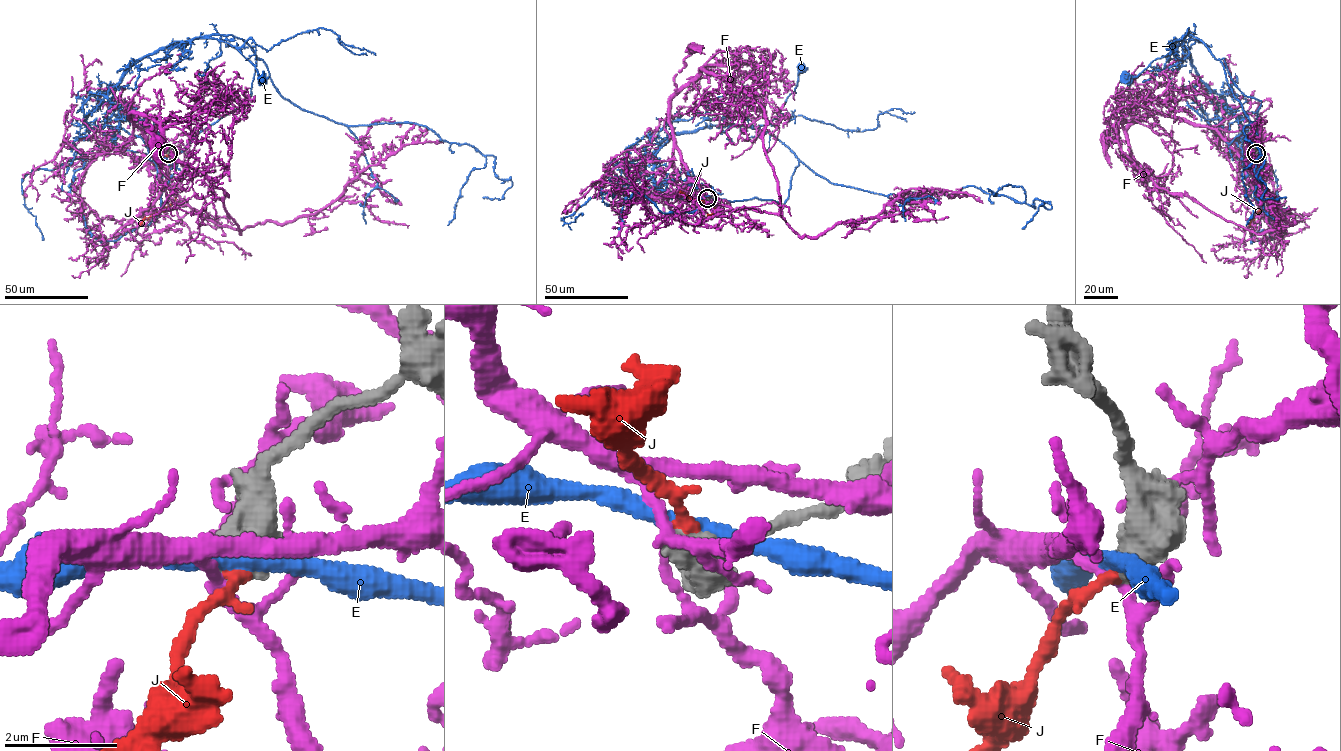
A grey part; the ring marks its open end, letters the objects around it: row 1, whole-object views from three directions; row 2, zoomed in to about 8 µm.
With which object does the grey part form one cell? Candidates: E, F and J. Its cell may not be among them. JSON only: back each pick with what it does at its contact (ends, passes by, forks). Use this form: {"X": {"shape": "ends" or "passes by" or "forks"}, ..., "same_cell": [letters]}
{"J": {"shape": "ends"}, "same_cell": ["J"]}

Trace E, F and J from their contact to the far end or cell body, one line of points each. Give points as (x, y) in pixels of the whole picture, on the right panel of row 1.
E: (1256, 153), (1261, 102), (1245, 95), (1223, 58), (1216, 59), (1193, 35), (1184, 35), (1182, 42), (1126, 80)
F: (1256, 153), (1241, 160), (1213, 129), (1158, 113), (1112, 124), (1105, 142)
J: (1256, 153), (1251, 159), (1250, 171), (1261, 191), (1269, 195), (1272, 205), (1258, 211), (1249, 226)

